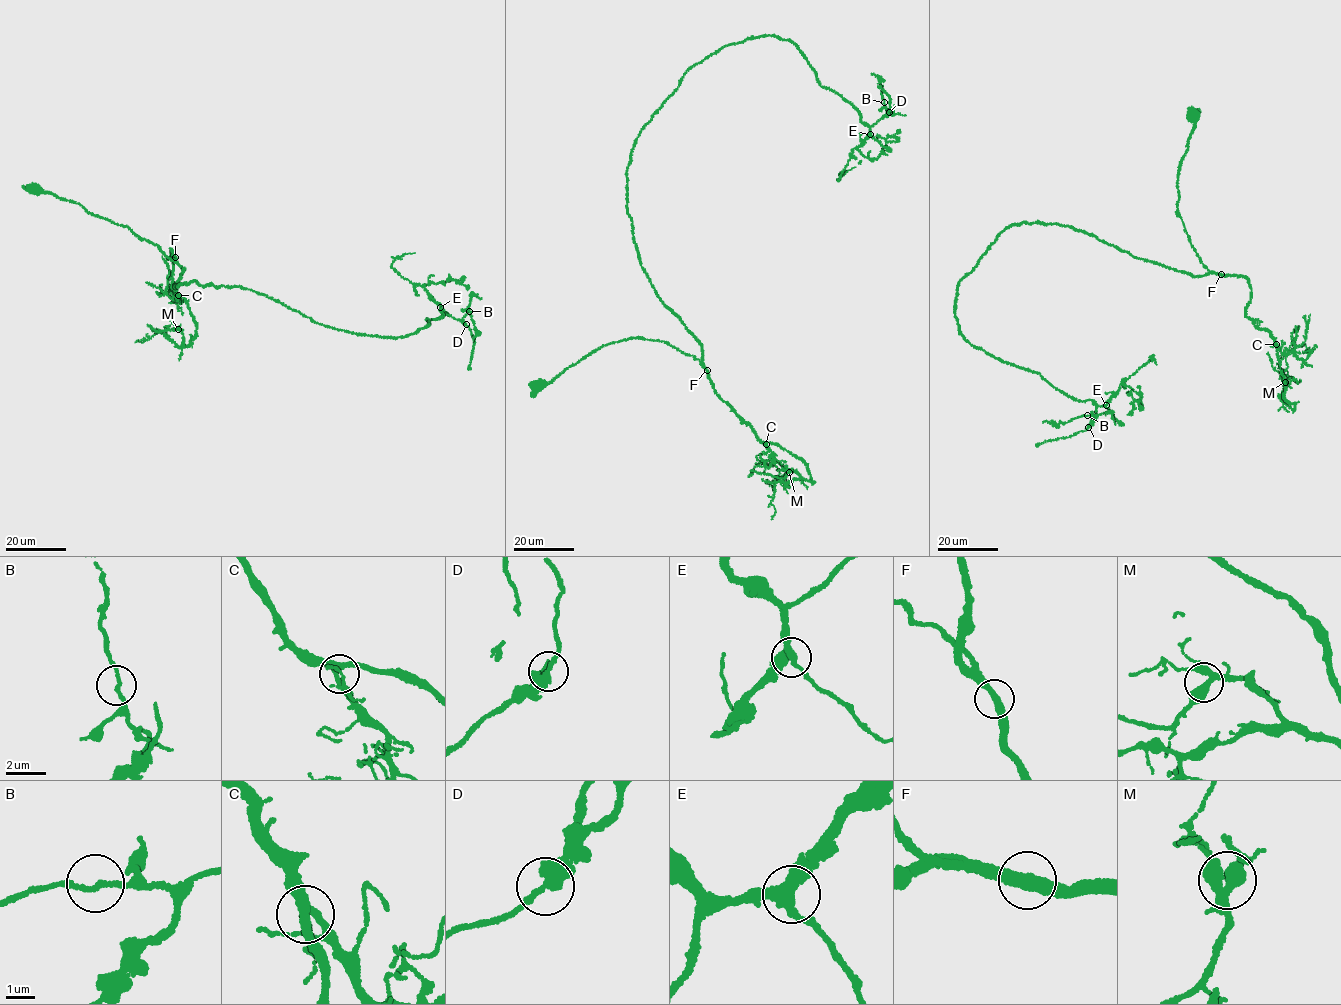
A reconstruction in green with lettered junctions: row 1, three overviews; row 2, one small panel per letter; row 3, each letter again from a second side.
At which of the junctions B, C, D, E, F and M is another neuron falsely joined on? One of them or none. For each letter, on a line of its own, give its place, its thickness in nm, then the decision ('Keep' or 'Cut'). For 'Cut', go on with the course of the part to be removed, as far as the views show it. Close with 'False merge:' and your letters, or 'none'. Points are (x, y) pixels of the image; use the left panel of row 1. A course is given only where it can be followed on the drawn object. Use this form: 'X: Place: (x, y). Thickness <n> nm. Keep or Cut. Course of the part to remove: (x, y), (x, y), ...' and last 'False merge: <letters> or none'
B: Place: (469, 311). Thickness 170 nm. Keep
C: Place: (178, 295). Thickness 320 nm. Keep
D: Place: (466, 324). Thickness 360 nm. Keep
E: Place: (440, 307). Thickness 340 nm. Keep
F: Place: (175, 257). Thickness 400 nm. Keep
M: Place: (178, 329). Thickness 360 nm. Keep
False merge: none

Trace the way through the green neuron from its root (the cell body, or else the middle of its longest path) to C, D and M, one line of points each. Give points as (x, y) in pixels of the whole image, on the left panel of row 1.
C: (34, 189), (73, 201), (88, 212), (125, 225), (175, 260), (170, 249), (171, 287), (176, 288), (178, 295)
D: (34, 189), (158, 246), (185, 270), (175, 288), (239, 286), (367, 335), (413, 334), (440, 310), (466, 324)
M: (34, 189), (125, 225), (175, 260), (170, 249), (171, 287), (196, 324), (188, 345), (178, 329)

